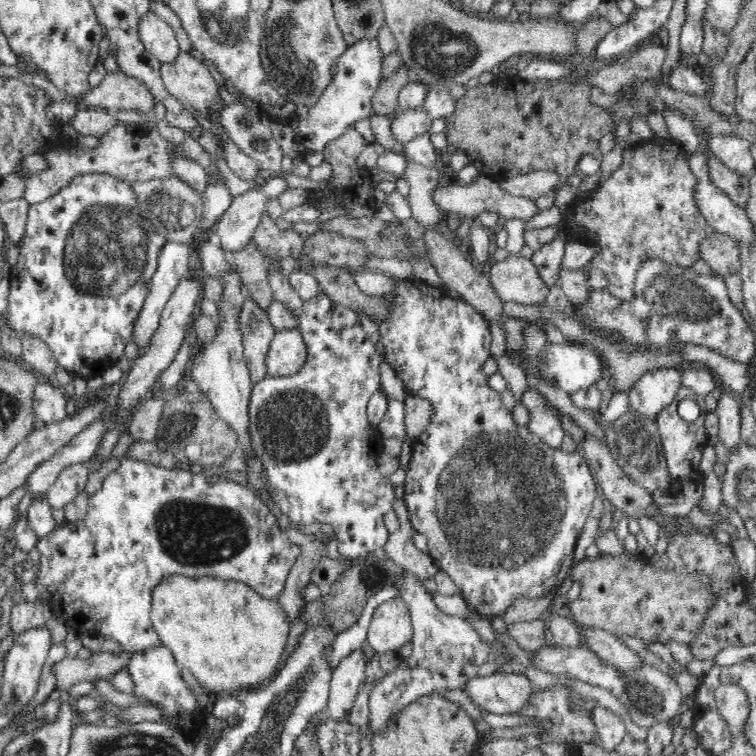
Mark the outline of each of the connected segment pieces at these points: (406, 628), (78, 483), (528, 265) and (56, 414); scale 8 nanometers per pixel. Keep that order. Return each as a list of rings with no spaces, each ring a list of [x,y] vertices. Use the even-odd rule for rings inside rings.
[[[400,598],[375,608],[367,630],[367,640],[378,653],[397,653],[412,640],[412,623],[408,605]]]
[[[86,463],[66,465],[47,490],[47,500],[52,508],[62,508],[84,491],[89,469]]]
[[[520,253],[509,255],[502,262],[492,261],[487,278],[504,304],[514,301],[540,305],[549,294],[549,287],[540,279],[533,262]]]
[[[40,379],[35,389],[33,411],[39,423],[54,423],[66,418],[67,396],[56,383]]]

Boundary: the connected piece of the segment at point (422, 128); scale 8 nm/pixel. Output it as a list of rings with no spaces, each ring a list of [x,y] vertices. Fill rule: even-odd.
[[[424,109],[416,112],[400,110],[390,126],[390,131],[392,131],[394,139],[404,144],[414,140],[416,136],[430,135],[430,126],[432,126],[432,119]]]

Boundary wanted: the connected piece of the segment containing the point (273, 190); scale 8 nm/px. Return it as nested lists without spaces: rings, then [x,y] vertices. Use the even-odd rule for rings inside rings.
[[[278,175],[265,180],[261,189],[232,196],[230,206],[214,226],[213,234],[221,250],[232,255],[248,247],[268,200],[278,197],[287,188],[288,183]]]

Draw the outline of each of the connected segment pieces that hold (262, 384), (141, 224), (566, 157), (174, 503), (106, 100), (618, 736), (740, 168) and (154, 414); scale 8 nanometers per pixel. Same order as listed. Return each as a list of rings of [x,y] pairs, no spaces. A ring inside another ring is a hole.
[[[318,294],[316,297],[312,297],[311,300],[306,300],[303,302],[301,309],[301,315],[299,316],[299,324],[298,330],[303,333],[303,342],[306,343],[306,362],[304,362],[302,368],[299,369],[297,373],[294,373],[290,376],[270,376],[266,375],[264,379],[258,380],[257,384],[253,384],[253,390],[250,396],[250,405],[248,406],[248,431],[250,431],[250,447],[252,447],[252,455],[256,455],[258,460],[262,461],[262,478],[263,486],[266,486],[266,491],[268,491],[268,496],[271,499],[274,499],[275,504],[280,508],[280,510],[289,517],[292,522],[296,522],[296,524],[302,526],[308,526],[308,524],[314,524],[314,522],[323,522],[326,524],[330,524],[332,526],[333,532],[336,534],[338,552],[342,554],[342,556],[346,558],[360,558],[362,556],[366,556],[367,552],[374,552],[376,549],[381,549],[386,542],[388,542],[390,538],[390,534],[386,529],[386,525],[384,522],[385,514],[388,514],[390,510],[393,508],[394,498],[394,487],[389,477],[383,476],[380,471],[377,470],[378,457],[381,450],[360,450],[360,448],[372,448],[372,444],[374,442],[381,442],[382,436],[378,432],[377,427],[370,423],[368,419],[368,414],[366,413],[366,407],[368,406],[368,402],[373,394],[378,393],[381,390],[382,380],[380,379],[380,361],[384,361],[384,357],[382,357],[380,348],[378,345],[375,345],[368,339],[368,334],[364,332],[364,328],[360,322],[359,316],[357,316],[356,312],[353,309],[350,309],[347,306],[339,306],[336,302],[332,301],[329,297],[324,294]]]
[[[88,173],[74,177],[64,188],[61,188],[54,196],[39,201],[38,204],[29,206],[25,224],[25,235],[19,247],[19,260],[15,266],[11,266],[9,276],[9,303],[6,312],[6,325],[22,338],[23,335],[41,338],[52,351],[57,364],[65,368],[73,376],[82,378],[94,378],[101,376],[108,368],[116,365],[118,360],[125,356],[126,346],[133,337],[134,322],[142,312],[145,299],[148,297],[151,280],[157,270],[157,259],[167,240],[158,234],[158,231],[147,222],[136,205],[134,191],[130,190],[127,181],[104,173]]]
[[[517,77],[514,78],[496,78],[494,81],[484,85],[477,85],[476,87],[470,88],[466,87],[466,92],[458,100],[455,100],[455,111],[451,113],[450,116],[447,116],[446,128],[444,130],[447,138],[448,144],[454,145],[456,148],[461,148],[462,152],[465,152],[469,160],[470,165],[474,166],[480,175],[495,178],[498,182],[510,180],[510,177],[522,176],[522,173],[534,172],[535,169],[554,169],[560,174],[567,174],[570,170],[575,170],[576,165],[579,160],[582,160],[582,156],[586,156],[587,153],[593,153],[595,155],[599,154],[599,138],[604,133],[614,132],[616,123],[612,120],[612,115],[607,108],[596,106],[594,103],[590,103],[588,98],[588,87],[585,85],[577,85],[572,88],[568,88],[570,92],[570,100],[568,107],[570,108],[570,118],[572,120],[566,120],[566,118],[560,118],[560,116],[554,116],[550,120],[540,121],[540,116],[542,112],[552,105],[551,95],[549,93],[549,84],[543,81],[528,82],[524,79]]]
[[[124,458],[122,464],[120,464],[120,468],[114,474],[109,474],[104,479],[104,484],[102,484],[100,490],[96,491],[96,494],[89,496],[88,514],[83,516],[86,524],[78,524],[76,522],[76,528],[78,528],[76,532],[70,532],[70,530],[62,532],[64,525],[58,525],[58,538],[60,540],[56,538],[56,532],[48,534],[46,537],[38,538],[39,541],[37,542],[36,549],[40,553],[40,562],[38,564],[38,572],[35,576],[38,579],[38,584],[34,584],[34,582],[23,584],[22,595],[28,598],[28,602],[32,602],[32,600],[37,601],[36,598],[44,598],[44,601],[48,600],[50,602],[49,605],[52,607],[52,612],[62,614],[64,622],[68,626],[74,626],[80,633],[102,634],[102,637],[120,643],[123,650],[130,653],[146,651],[149,648],[162,645],[161,638],[152,627],[152,621],[150,621],[151,598],[153,588],[164,577],[170,576],[170,574],[178,573],[189,577],[210,576],[218,577],[219,579],[240,581],[250,585],[260,596],[278,599],[284,590],[290,569],[294,566],[296,560],[298,560],[302,549],[287,540],[282,528],[278,525],[276,516],[266,507],[262,498],[255,494],[255,491],[228,478],[218,479],[220,479],[220,482],[216,482],[214,486],[208,486],[208,478],[204,474],[192,474],[192,471],[183,465],[169,469],[132,458]]]
[[[122,71],[108,72],[98,86],[77,98],[83,102],[79,108],[102,109],[110,113],[119,110],[153,112],[156,102],[143,81],[124,75]]]
[[[597,705],[591,710],[591,719],[596,725],[596,733],[602,741],[602,748],[609,753],[623,741],[627,731],[622,717],[616,715],[610,709]]]
[[[711,135],[706,140],[708,151],[736,174],[749,175],[755,163],[750,143],[736,135]]]
[[[162,397],[143,402],[131,416],[127,432],[137,441],[154,441],[166,401]]]

